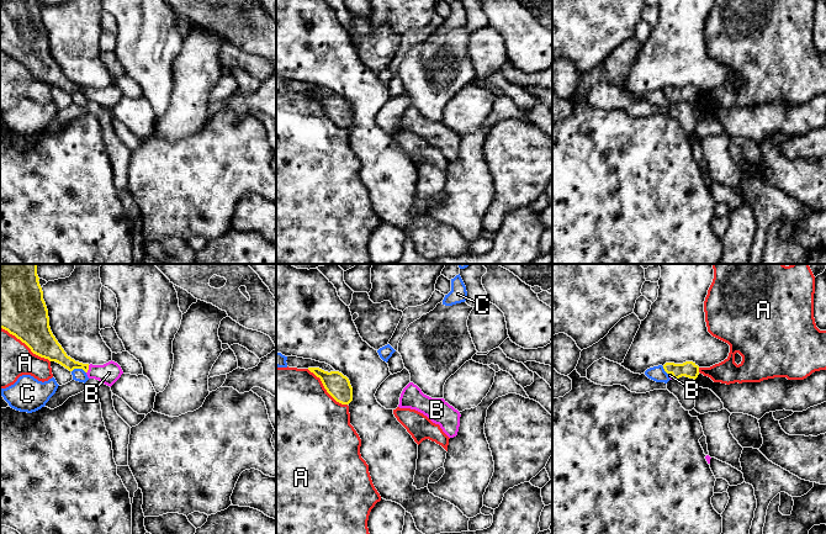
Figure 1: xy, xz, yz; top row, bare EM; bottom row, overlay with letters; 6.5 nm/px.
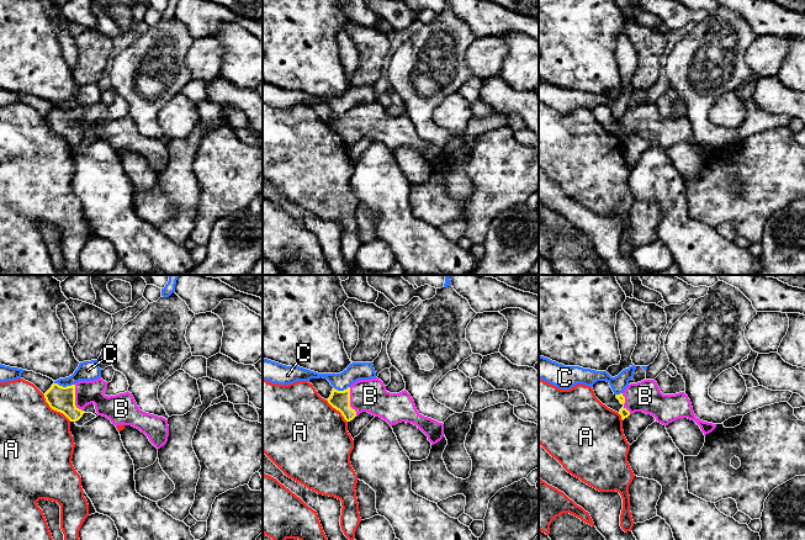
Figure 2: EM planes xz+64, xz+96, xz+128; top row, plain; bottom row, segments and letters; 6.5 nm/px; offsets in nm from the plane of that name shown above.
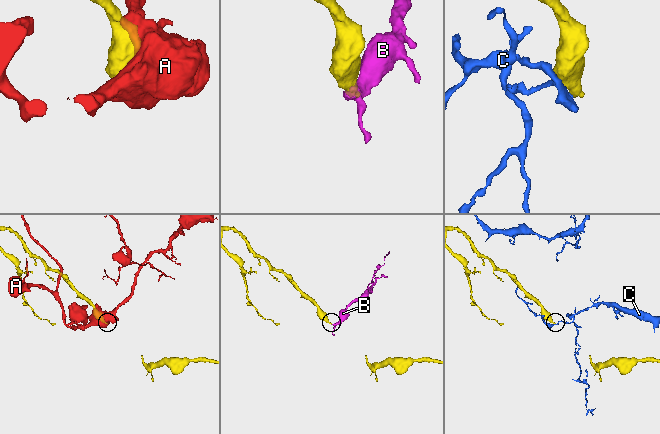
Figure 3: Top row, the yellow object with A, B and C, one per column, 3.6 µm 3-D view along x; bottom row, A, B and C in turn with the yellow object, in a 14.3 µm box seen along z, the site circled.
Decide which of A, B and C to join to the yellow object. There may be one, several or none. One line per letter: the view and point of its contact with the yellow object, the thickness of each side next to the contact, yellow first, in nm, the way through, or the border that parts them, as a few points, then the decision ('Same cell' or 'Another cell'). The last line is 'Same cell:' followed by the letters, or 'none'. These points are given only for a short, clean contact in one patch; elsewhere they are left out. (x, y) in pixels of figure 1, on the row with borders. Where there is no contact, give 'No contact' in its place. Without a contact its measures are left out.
A: Touches yellow at xy (25, 343). Thickness 340 nm (yellow) against 340 nm. Another cell
B: Touches yellow at xy (88, 369). Thickness 120 nm (yellow) against 140 nm. Path across: xy (54, 352), (68, 363), (88, 369), (109, 373). Same cell
C: Touches yellow at xy (79, 368). Thickness 150 nm (yellow) against 80 nm. Boundary: xy (72, 370), (81, 369), (85, 373). Another cell
Same cell: B

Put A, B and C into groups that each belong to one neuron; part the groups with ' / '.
A / B / C

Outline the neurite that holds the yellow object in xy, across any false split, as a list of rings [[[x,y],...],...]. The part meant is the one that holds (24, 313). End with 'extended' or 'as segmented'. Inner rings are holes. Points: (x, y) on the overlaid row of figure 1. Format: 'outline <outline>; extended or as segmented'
outline [[[0,264],[0,328],[25,343],[33,354],[73,371],[83,369],[89,379],[112,386],[123,374],[115,361],[83,364],[67,355],[53,335],[37,264]]]; extended

